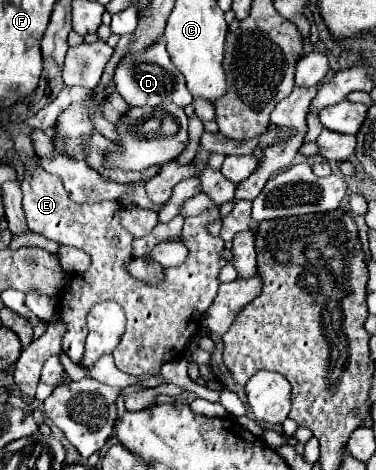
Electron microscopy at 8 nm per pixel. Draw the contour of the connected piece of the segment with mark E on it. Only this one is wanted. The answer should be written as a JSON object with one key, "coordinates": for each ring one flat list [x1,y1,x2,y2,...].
{"coordinates":[[35,166,35,170,31,170,31,174,27,174,25,168,25,178,23,178,23,212,27,218,27,226,29,230,47,236,49,240,61,242,65,246,75,246,81,250,87,250,87,254,91,254,91,266,87,272,77,274,69,280,69,284,65,286,63,294,59,296,59,306,57,312,59,316,65,320,67,324,67,334,63,338,63,352,67,352,67,356,73,362,79,362,83,358,83,344,85,344,85,336,88,334,87,326,85,326,85,316,91,310,93,304,103,302,103,300,115,300,127,316,127,326,125,326,125,334,121,338,113,358,115,358,115,366,127,374,155,374,159,372,159,368,177,358,179,354,185,352,189,338,197,332,199,328,199,318,201,314,211,306,213,298,217,296,217,286,219,286,219,270,227,264,227,260,223,258,223,240,217,236,207,234,205,226,209,222,213,222,215,218,219,218,219,210,209,210,203,212,201,216,193,216,193,218,185,218,183,224,183,244,189,248,189,256,181,266,169,268,165,270,165,280,159,286,147,286,141,280,131,278,125,272,125,264,131,260,131,242,133,236,121,228,119,224,119,204,115,200,111,202,101,202,101,204,79,204,79,202,71,202,71,198,67,196,63,182,59,176,53,176,49,172,45,172,41,166]]}

